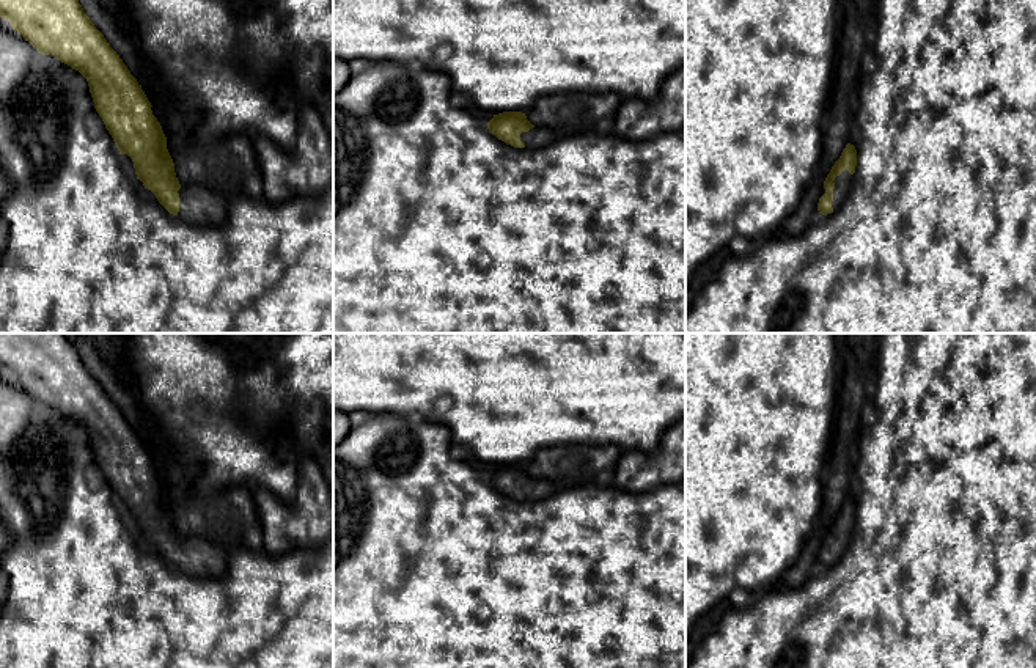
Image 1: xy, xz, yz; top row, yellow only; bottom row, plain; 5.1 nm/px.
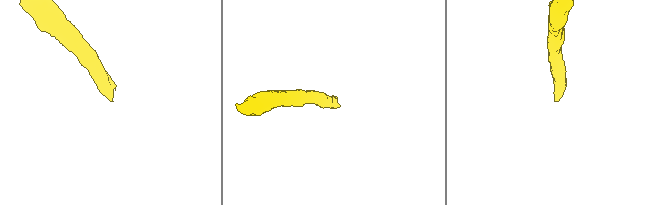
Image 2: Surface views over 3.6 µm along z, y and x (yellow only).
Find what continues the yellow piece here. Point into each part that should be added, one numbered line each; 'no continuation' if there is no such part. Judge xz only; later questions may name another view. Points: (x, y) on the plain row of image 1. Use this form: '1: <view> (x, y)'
1: xz (538, 489)

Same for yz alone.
1: yz (843, 535)

